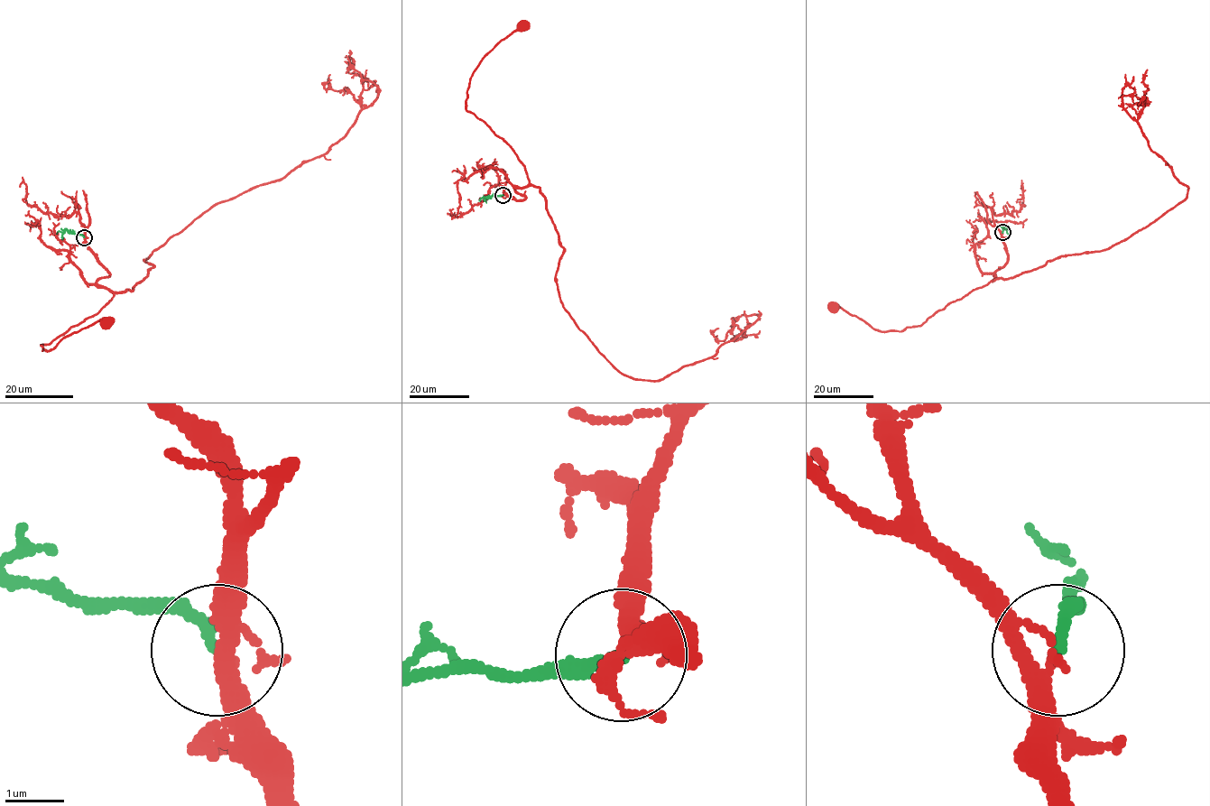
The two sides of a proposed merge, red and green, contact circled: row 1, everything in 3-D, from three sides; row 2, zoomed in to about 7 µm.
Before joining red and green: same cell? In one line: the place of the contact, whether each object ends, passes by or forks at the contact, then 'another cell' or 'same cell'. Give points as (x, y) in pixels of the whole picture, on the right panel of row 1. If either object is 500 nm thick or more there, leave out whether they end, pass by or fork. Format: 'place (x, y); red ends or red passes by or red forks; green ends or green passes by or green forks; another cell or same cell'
place (1002, 232); red passes by; green ends; same cell

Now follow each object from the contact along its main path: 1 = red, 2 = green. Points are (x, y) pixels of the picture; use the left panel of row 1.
1: (84, 237), (109, 275), (96, 282), (114, 295), (96, 313), (41, 346), (42, 350), (98, 321), (105, 323)
2: (84, 237), (67, 229), (56, 234)

